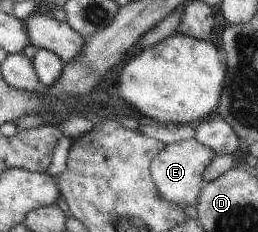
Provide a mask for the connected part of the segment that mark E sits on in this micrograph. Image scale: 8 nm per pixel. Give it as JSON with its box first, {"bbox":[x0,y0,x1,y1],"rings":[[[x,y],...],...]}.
{"bbox":[150,138,216,208],"rings":[[[195,138],[167,144],[164,150],[161,150],[160,154],[152,160],[150,167],[151,177],[155,181],[160,196],[182,208],[192,206],[192,204],[196,205],[198,196],[204,187],[202,176],[208,166],[214,162],[216,155],[212,148],[200,144]]]}

